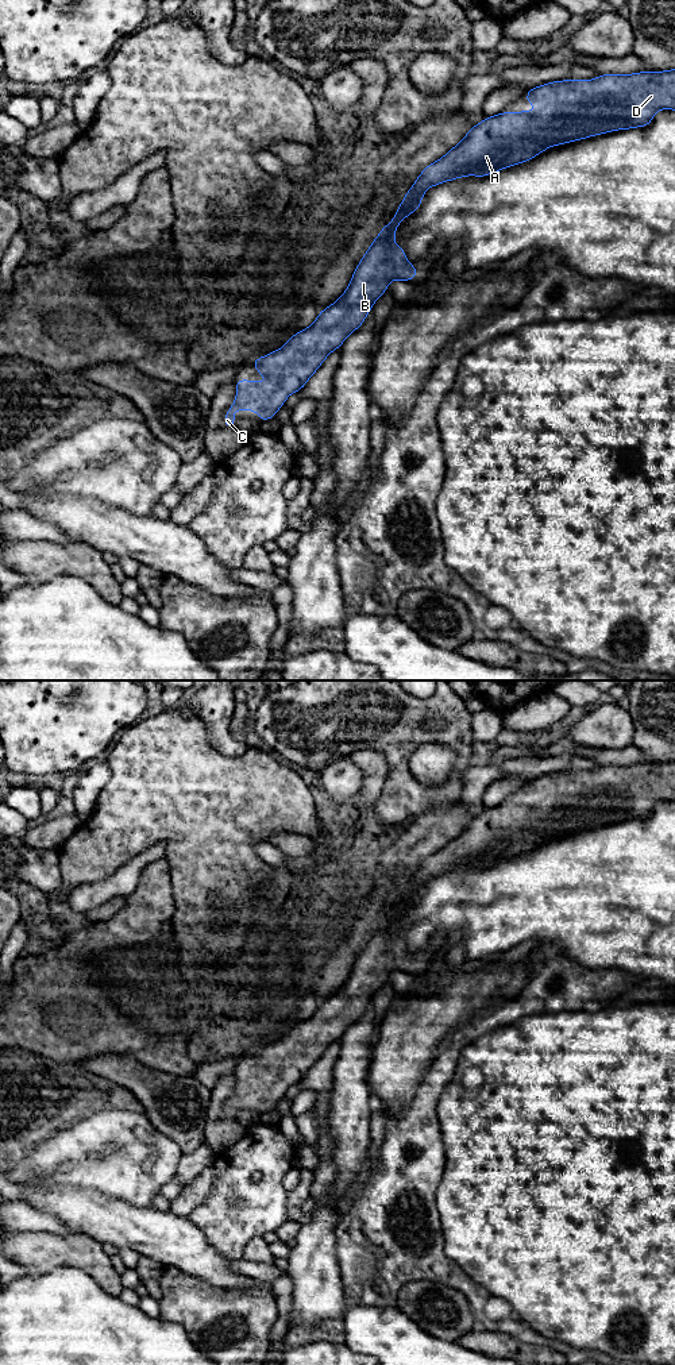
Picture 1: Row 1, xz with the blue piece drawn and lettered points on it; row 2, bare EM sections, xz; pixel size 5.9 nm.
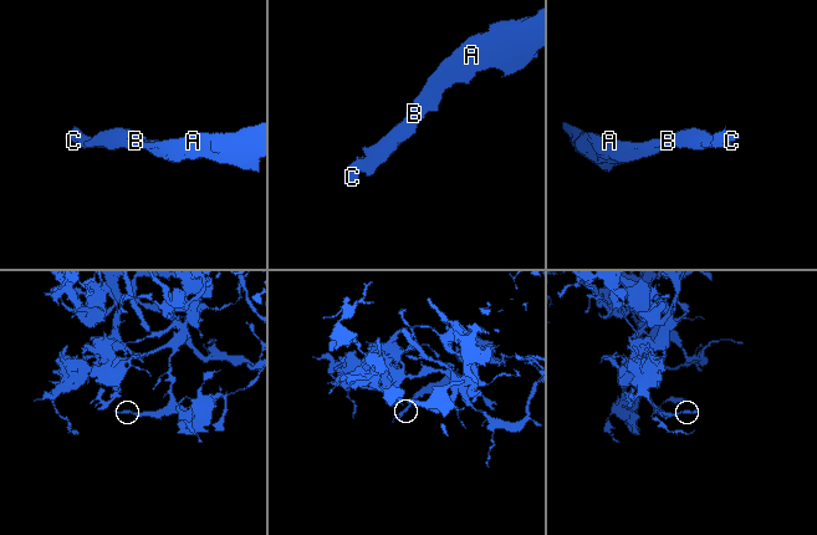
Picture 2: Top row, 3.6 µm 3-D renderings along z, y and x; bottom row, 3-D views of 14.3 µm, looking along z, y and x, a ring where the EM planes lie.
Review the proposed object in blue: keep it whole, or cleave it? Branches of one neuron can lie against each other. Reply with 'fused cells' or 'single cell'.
single cell

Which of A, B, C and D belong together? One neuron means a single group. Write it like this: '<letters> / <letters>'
A B C D

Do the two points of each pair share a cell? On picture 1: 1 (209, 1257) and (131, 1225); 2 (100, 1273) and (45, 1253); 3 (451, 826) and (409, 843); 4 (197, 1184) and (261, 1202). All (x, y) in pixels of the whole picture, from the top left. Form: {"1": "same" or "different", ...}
{"1": "same", "2": "same", "3": "same", "4": "different"}

